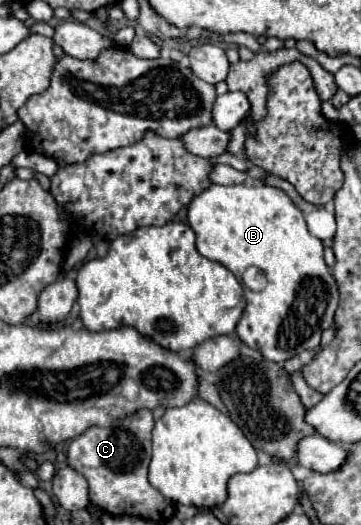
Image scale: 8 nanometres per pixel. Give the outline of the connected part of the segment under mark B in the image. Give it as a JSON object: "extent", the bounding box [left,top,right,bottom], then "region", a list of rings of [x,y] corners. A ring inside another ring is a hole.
{"extent":[187,185,339,363],"region":[[[211,185],[197,195],[187,209],[187,221],[197,233],[197,249],[203,257],[227,267],[237,279],[241,279],[241,283],[243,274],[249,269],[258,268],[266,278],[261,290],[251,290],[242,283],[246,307],[241,321],[237,323],[239,339],[275,363],[283,363],[305,349],[317,347],[321,343],[321,333],[333,325],[339,291],[331,269],[323,261],[323,243],[307,231],[303,213],[295,207],[295,203],[281,189],[269,185]]]}

